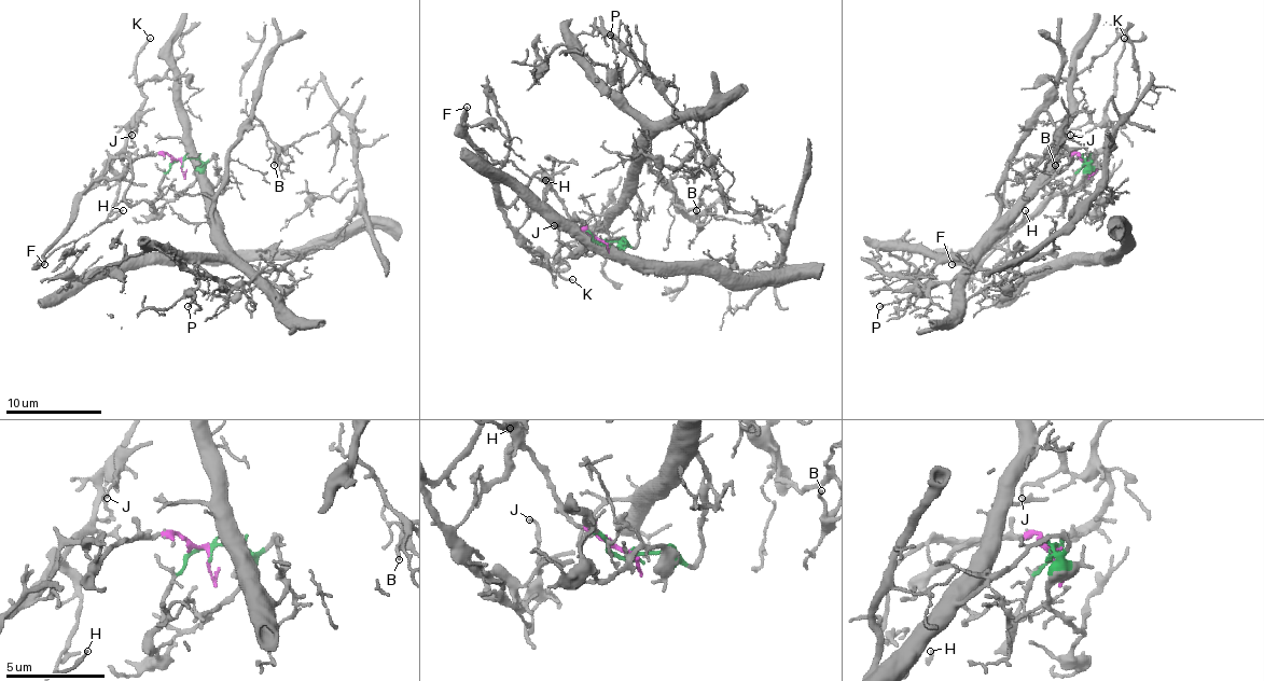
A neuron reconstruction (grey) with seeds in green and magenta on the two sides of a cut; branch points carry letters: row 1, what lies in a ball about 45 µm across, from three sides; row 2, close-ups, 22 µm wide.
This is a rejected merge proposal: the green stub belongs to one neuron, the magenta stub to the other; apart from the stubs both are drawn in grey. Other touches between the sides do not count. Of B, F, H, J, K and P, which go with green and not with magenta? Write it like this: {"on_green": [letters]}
{"on_green": ["B", "P"]}

